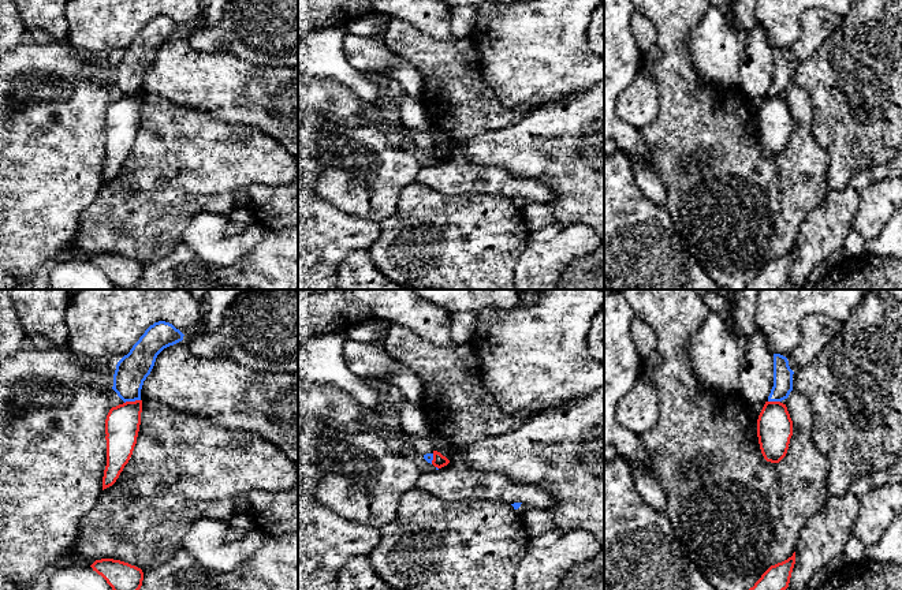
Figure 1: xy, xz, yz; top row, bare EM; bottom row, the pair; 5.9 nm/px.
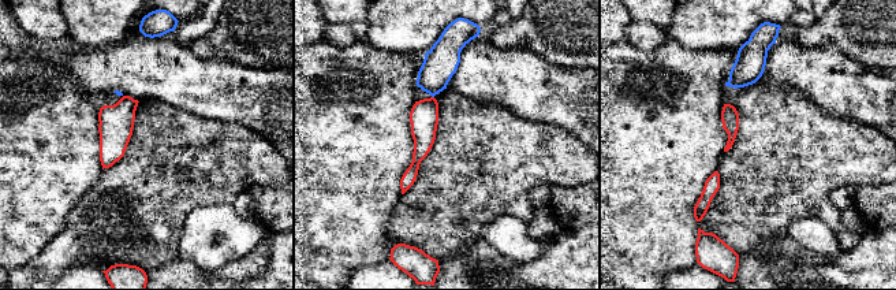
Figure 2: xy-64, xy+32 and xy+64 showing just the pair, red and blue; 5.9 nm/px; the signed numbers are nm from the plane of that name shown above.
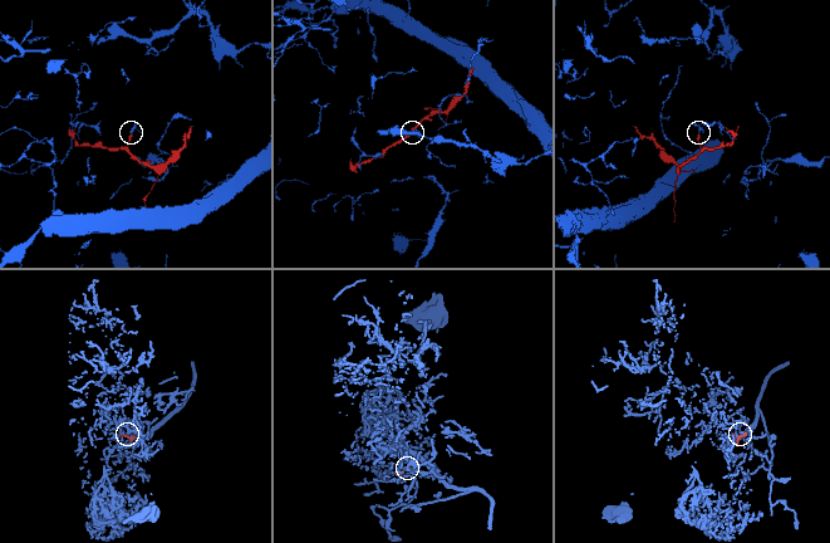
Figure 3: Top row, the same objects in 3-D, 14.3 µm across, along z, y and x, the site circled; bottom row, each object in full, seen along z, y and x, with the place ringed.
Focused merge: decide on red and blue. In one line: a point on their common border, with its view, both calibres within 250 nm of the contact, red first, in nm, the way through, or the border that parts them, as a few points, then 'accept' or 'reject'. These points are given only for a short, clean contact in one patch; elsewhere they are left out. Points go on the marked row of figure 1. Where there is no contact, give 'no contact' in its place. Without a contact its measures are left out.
xy (131, 402) | 200/190 nm | along xy (140, 399), (125, 403) | reject

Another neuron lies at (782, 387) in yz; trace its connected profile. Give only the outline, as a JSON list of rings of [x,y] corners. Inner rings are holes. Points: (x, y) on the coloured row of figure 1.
[[[774,354],[774,387],[768,396],[768,402],[782,402],[789,397],[793,391],[794,371],[789,366],[786,356]]]

